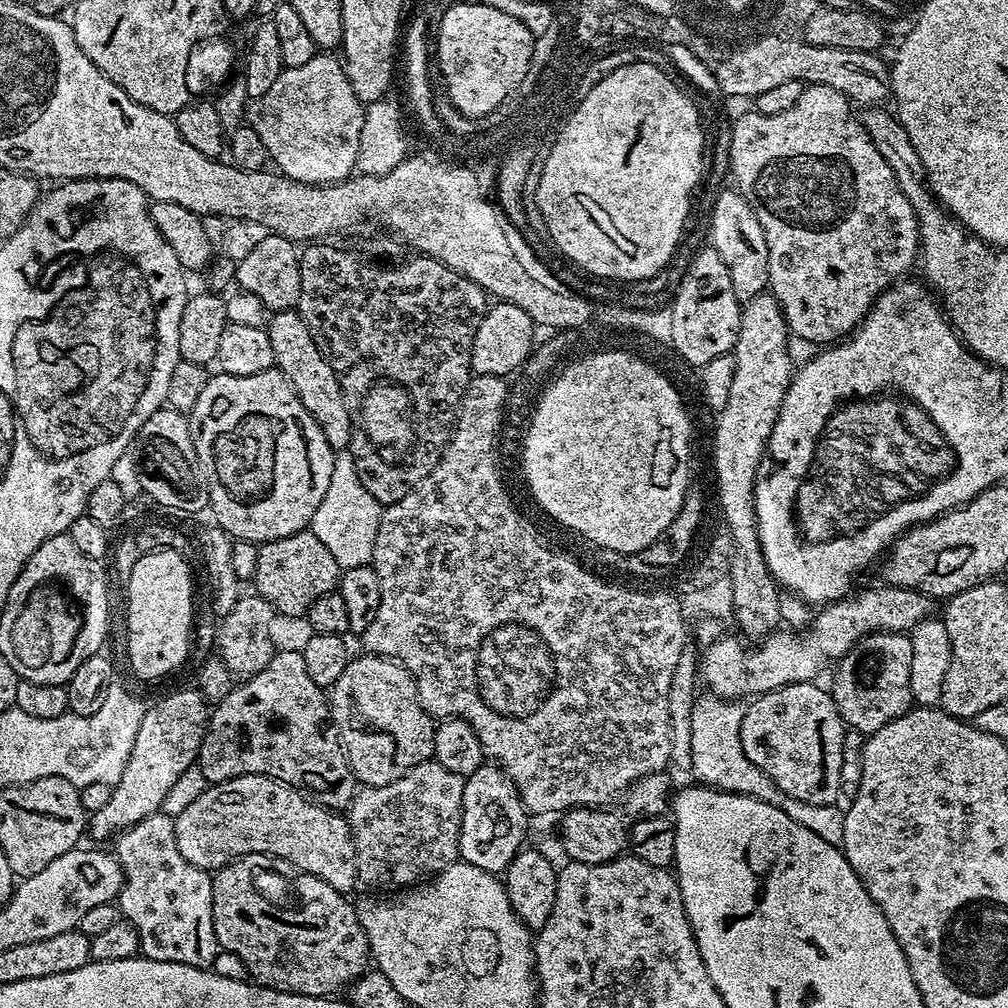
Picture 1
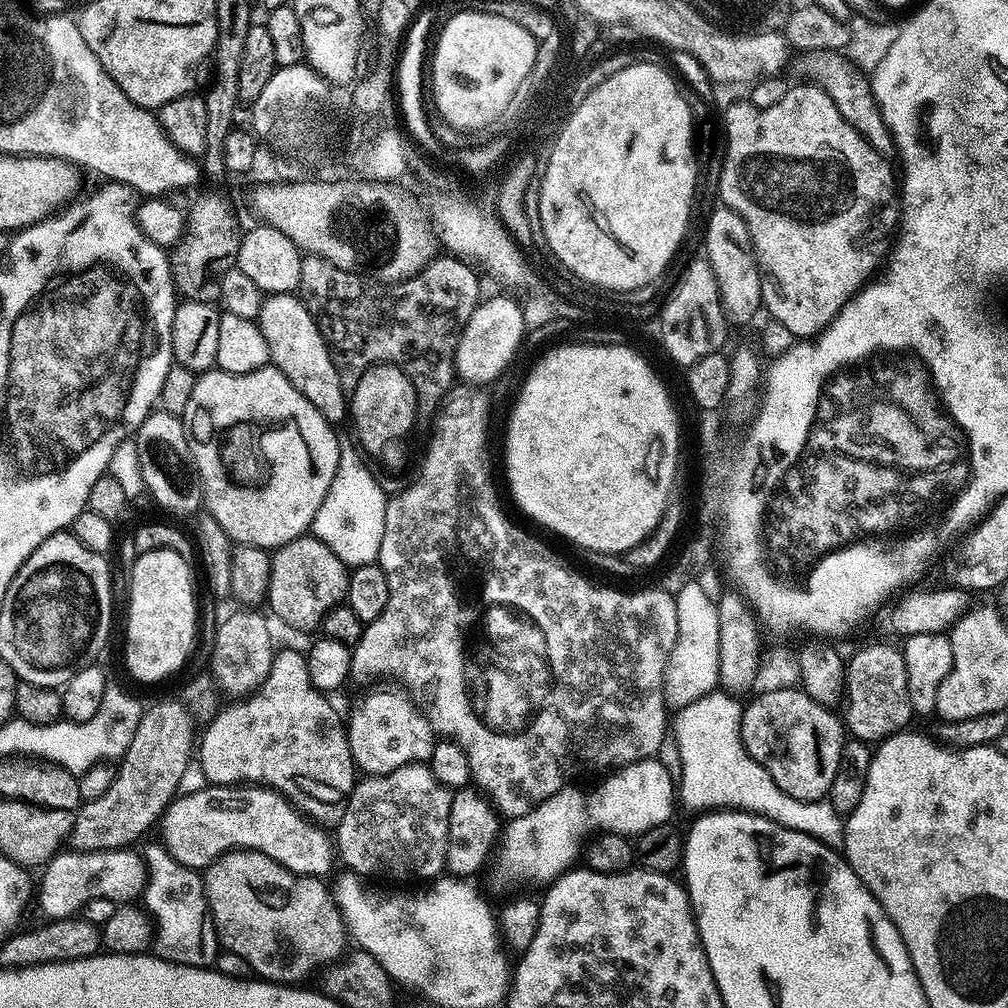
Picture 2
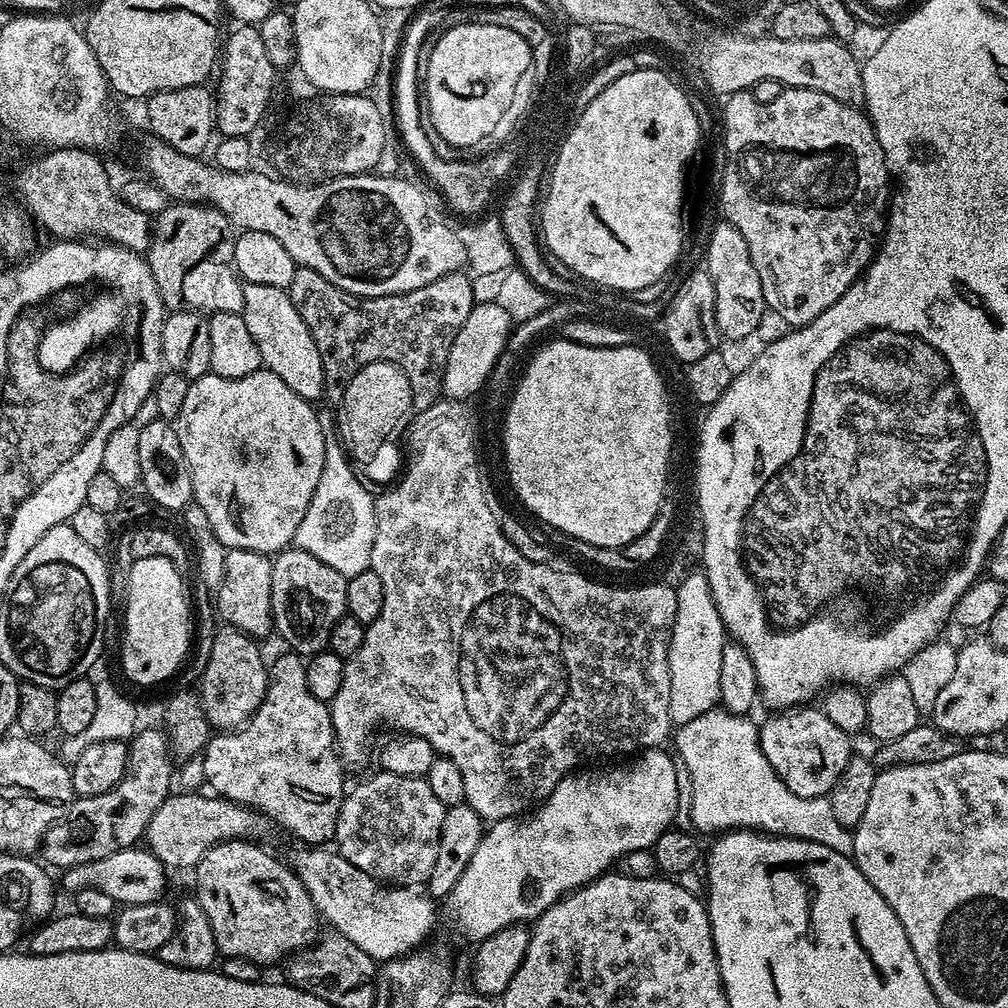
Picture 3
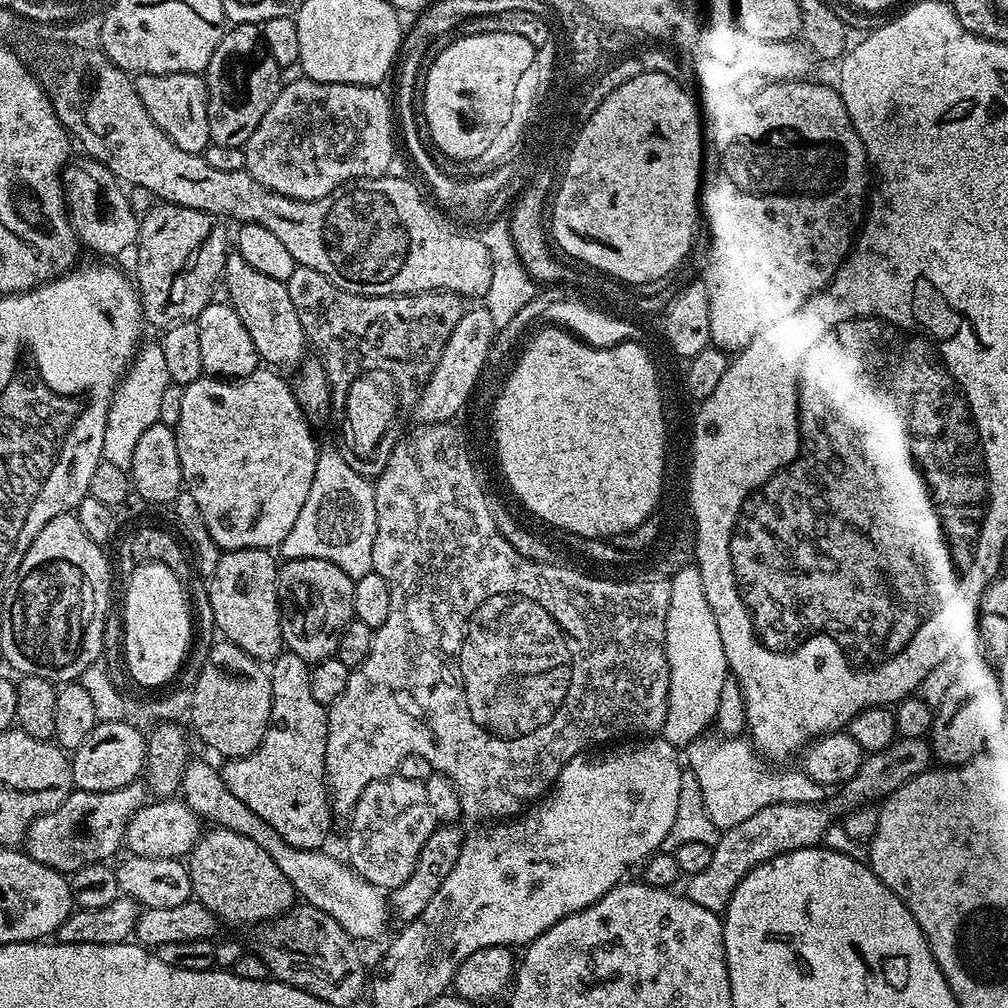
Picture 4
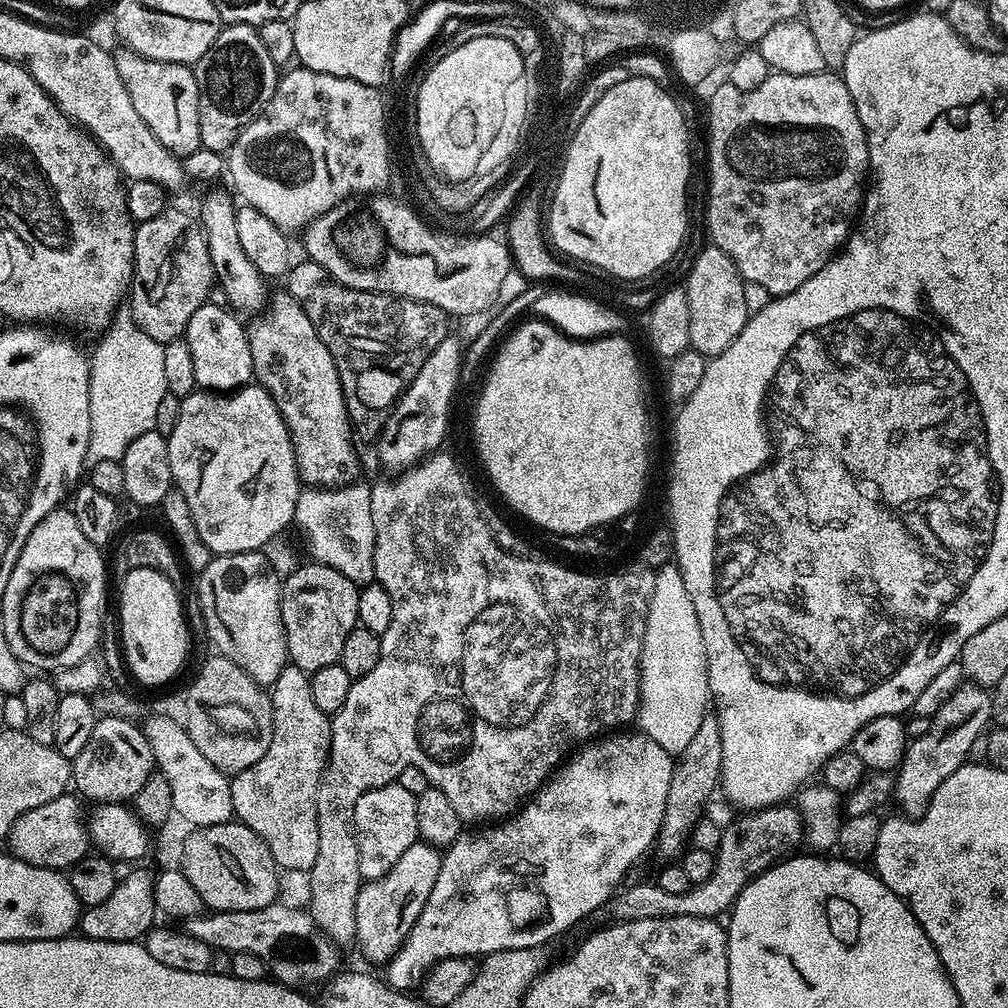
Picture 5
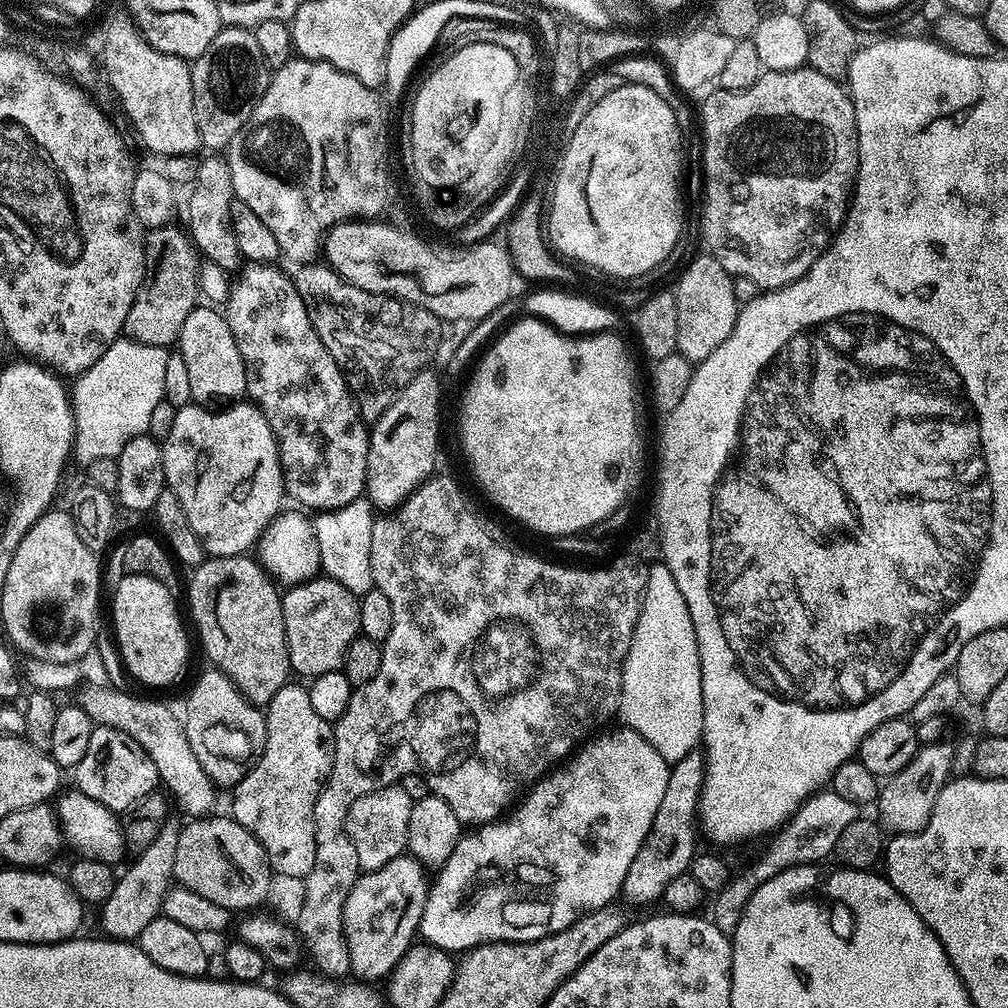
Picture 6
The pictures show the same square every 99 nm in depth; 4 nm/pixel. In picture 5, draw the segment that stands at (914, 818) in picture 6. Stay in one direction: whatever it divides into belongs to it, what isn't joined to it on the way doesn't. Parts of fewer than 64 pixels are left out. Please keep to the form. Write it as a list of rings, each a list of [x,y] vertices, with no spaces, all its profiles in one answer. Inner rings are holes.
[[[971,682],[961,684],[959,690],[950,694],[950,702],[946,702],[946,706],[938,710],[938,714],[930,717],[926,734],[915,737],[909,743],[904,761],[900,763],[894,776],[894,800],[905,808],[901,808],[905,813],[924,813],[938,786],[942,786],[942,782],[946,782],[946,778],[950,778],[954,770],[966,763],[975,740],[993,723],[993,699],[993,693],[989,689]]]

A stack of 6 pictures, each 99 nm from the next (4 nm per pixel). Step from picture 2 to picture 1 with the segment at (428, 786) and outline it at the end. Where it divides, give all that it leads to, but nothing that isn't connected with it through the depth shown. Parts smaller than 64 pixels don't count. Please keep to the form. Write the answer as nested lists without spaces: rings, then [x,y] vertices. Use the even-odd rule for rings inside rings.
[[[435,758],[423,760],[418,766],[414,766],[402,778],[394,778],[394,782],[386,782],[386,786],[361,787],[356,795],[352,797],[352,803],[346,809],[346,819],[348,829],[352,831],[352,841],[354,842],[354,858],[356,859],[356,874],[361,881],[368,884],[400,884],[396,886],[412,886],[433,874],[441,872],[443,868],[448,868],[460,860],[458,850],[458,834],[460,833],[460,819],[462,818],[462,790],[464,789],[465,777],[446,770]]]

